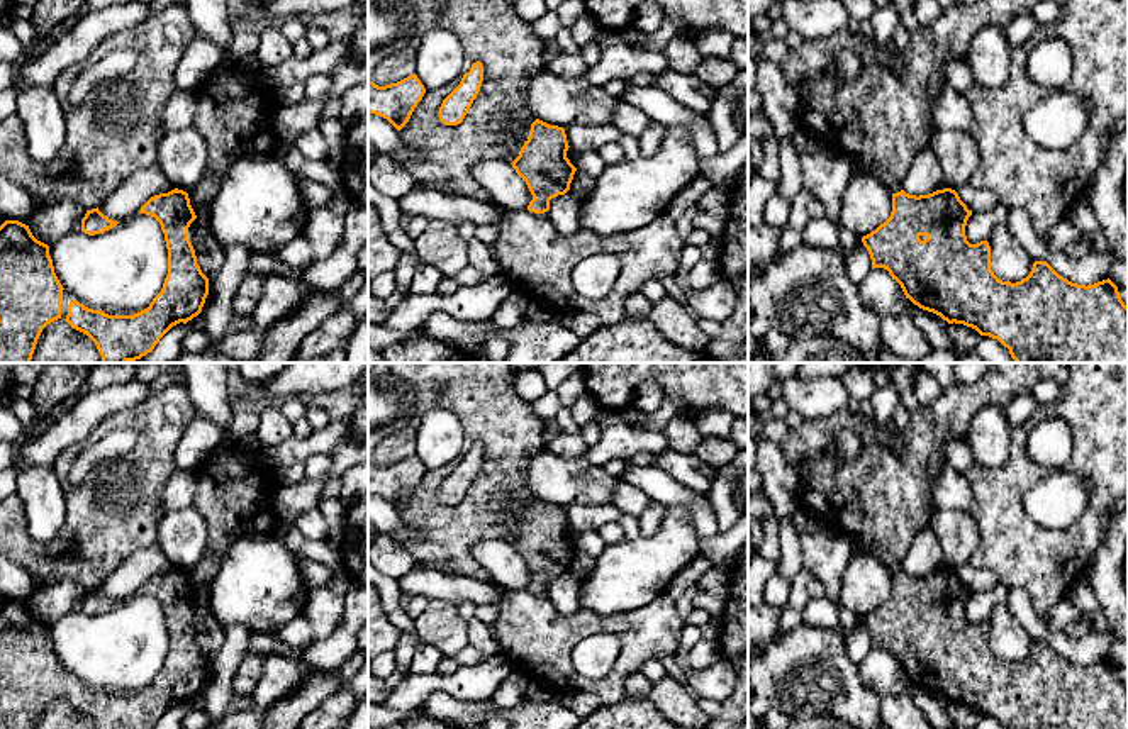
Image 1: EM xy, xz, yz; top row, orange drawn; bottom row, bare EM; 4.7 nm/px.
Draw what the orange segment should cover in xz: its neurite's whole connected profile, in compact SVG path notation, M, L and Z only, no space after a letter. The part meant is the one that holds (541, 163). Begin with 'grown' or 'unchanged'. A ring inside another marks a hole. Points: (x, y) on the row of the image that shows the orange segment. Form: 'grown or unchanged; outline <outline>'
unchanged; outline M539 119L531 124L528 141L511 163L533 195L529 212L548 212L550 200L570 190L577 168L567 158L568 147L563 127Z

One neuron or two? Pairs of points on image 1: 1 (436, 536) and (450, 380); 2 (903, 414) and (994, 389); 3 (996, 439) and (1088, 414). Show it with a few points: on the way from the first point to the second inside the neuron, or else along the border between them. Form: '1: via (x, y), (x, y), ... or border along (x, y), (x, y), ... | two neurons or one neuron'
1: via (477, 502), (496, 484), (496, 426), (491, 421) | one neuron
2: border along (911, 414), (904, 438), (894, 445) | two neurons
3: border along (1011, 426), (1010, 460), (1001, 467), (986, 468) | two neurons

